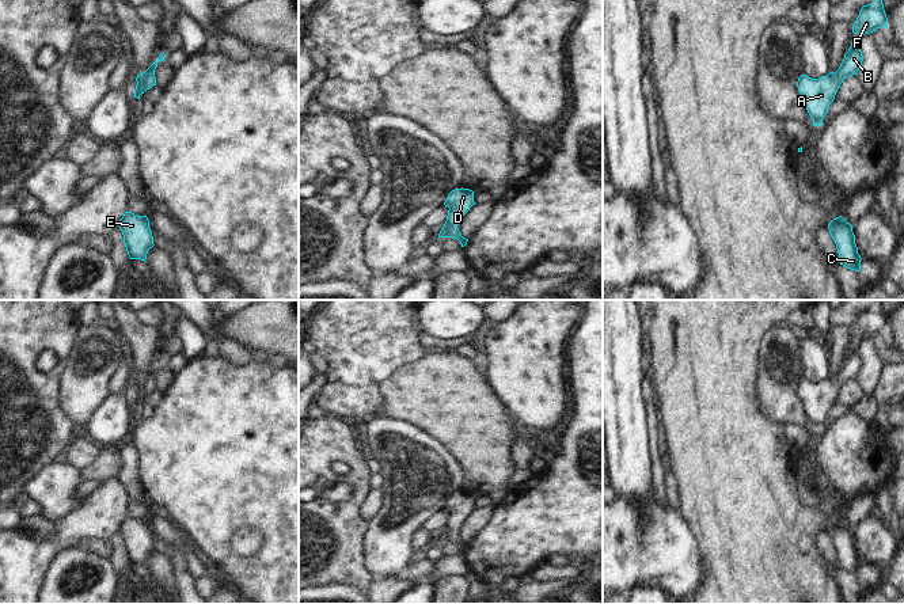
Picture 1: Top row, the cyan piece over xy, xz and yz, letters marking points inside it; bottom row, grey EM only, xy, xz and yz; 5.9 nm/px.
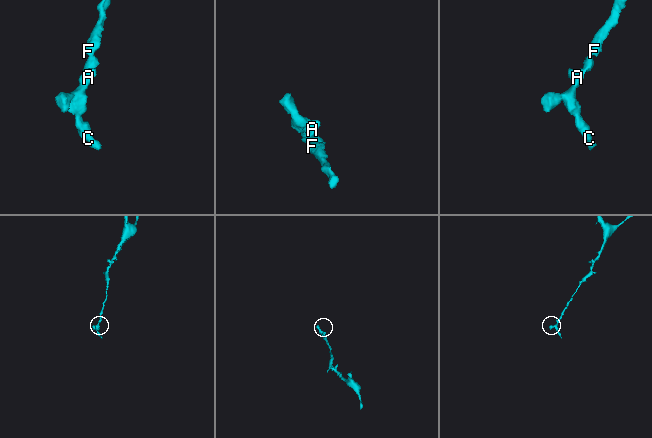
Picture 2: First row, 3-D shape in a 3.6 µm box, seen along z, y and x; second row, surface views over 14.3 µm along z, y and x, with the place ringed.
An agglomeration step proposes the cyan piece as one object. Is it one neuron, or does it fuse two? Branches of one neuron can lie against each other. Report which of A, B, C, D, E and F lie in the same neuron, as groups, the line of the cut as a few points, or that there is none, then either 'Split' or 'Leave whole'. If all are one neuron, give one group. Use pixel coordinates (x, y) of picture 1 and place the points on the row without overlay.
Groups: A B C D E F. No split. Leave whole.

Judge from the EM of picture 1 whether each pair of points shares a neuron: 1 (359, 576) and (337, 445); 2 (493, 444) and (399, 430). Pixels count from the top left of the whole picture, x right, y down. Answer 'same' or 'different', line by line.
1: same
2: different

